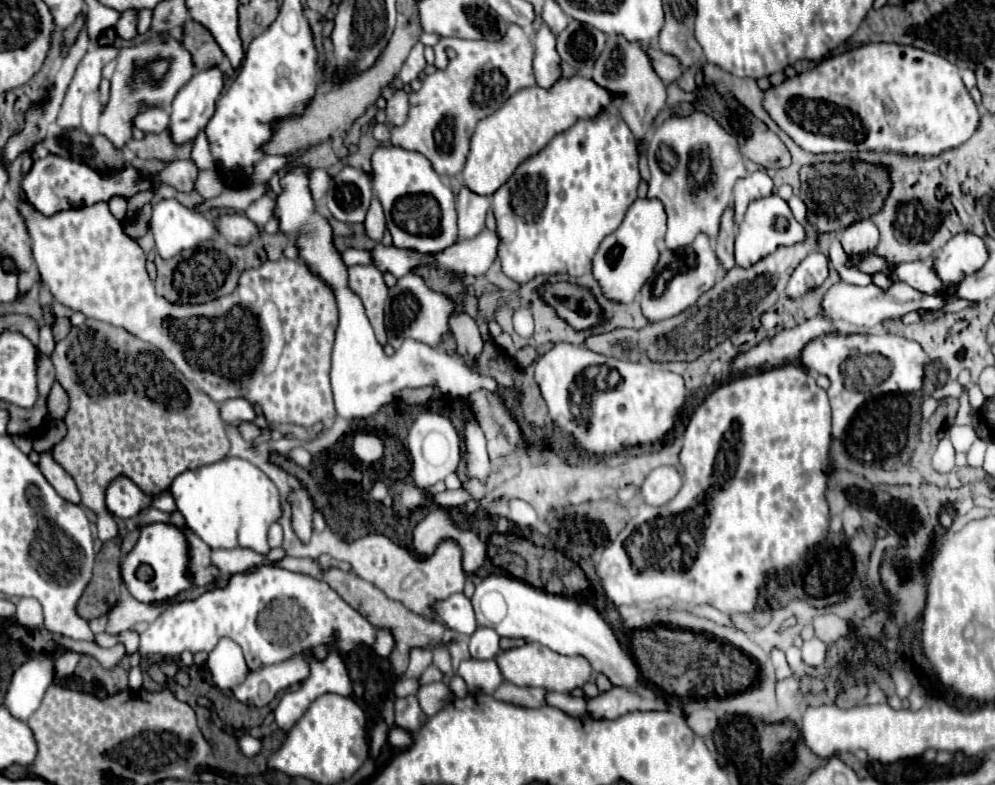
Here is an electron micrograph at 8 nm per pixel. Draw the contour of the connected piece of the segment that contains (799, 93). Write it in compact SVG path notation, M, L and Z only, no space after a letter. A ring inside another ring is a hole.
M869 43L869 45L863 45L863 47L857 47L857 49L851 49L851 51L845 51L841 55L835 55L835 57L829 57L825 61L821 61L815 69L811 71L805 71L793 79L787 79L783 85L777 85L769 91L765 91L765 99L763 99L763 105L765 105L765 111L771 115L771 119L805 151L809 153L853 153L853 151L873 151L873 153L887 153L887 151L893 151L897 155L903 155L903 157L935 157L939 155L941 151L947 151L947 149L953 149L953 147L959 147L961 143L965 143L973 133L975 129L979 127L979 111L969 95L969 91L965 89L963 81L961 81L961 75L959 75L959 67L949 63L947 59L943 59L941 55L935 55L935 53L927 53L923 49L917 49L917 47L909 47L909 45L897 45L897 43Z

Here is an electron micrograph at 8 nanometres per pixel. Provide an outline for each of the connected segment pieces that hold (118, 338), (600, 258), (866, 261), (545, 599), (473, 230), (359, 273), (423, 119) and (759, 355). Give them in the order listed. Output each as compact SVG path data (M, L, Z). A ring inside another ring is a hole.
M89 319L81 327L73 327L69 335L57 343L51 361L55 365L57 381L69 393L69 413L65 415L67 435L53 447L51 455L77 483L81 503L97 515L101 541L109 541L117 535L115 519L105 509L105 489L115 477L125 475L147 495L155 497L167 491L179 473L221 461L229 453L231 445L225 433L225 423L219 417L219 405L197 387L191 387L189 391L187 379L159 349L147 345L147 341L137 339L125 329ZM131 363L135 365L133 377L131 369L127 369Z
M635 199L623 217L623 223L603 239L601 247L593 257L593 277L597 279L605 299L617 303L631 303L639 295L639 289L651 277L657 265L657 241L665 237L665 219L667 215L661 201Z
M861 257L861 259L855 259L853 261L855 263L855 267L859 269L859 271L863 271L863 273L879 273L879 271L883 271L885 267L887 267L887 263L881 259L881 257Z
M496 573L483 578L471 597L475 619L479 627L491 627L499 637L537 641L561 655L585 657L595 673L605 675L611 685L625 687L629 691L641 687L639 669L625 643L621 643L613 627L605 617L589 603L581 603L575 597L553 595L537 589L521 579Z
M465 187L461 189L461 193L457 195L459 239L471 239L485 229L487 207L489 207L489 197L475 195Z
M353 265L347 267L347 275L349 275L349 285L351 291L355 291L355 295L363 301L365 305L365 313L375 329L375 337L381 345L387 343L387 335L385 335L385 299L387 299L387 285L383 281L383 273L377 267L371 265Z
M511 25L501 41L443 39L441 45L455 51L455 55L449 59L447 69L425 75L421 89L409 93L407 121L399 127L391 127L385 111L381 111L375 121L389 127L389 141L393 145L423 153L441 177L455 177L463 171L469 153L469 139L479 117L483 119L497 111L513 93L535 87L535 75L531 69L533 45L527 33L517 25Z
M819 313L803 325L785 329L773 339L759 343L751 351L741 353L735 359L735 369L747 373L749 369L763 369L765 365L767 369L773 369L787 361L795 361L799 359L799 353L803 351L803 345L807 345L807 341L813 341L815 337L823 337L827 333L835 333L835 327L831 321L827 321L827 317L823 317L823 313Z

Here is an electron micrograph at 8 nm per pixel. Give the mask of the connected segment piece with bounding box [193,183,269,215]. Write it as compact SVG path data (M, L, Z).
M257 183L247 189L225 189L221 195L197 203L193 211L197 211L199 215L209 213L211 209L225 209L225 207L235 211L245 211L253 201L263 197L267 191L269 191L269 183Z

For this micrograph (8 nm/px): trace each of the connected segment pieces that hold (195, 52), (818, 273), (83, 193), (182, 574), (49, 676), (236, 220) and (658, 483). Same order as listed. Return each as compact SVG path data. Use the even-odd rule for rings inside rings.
M187 19L183 25L183 47L191 53L193 65L199 71L217 67L225 59L223 51L219 49L211 33L193 19Z
M809 253L791 273L791 279L787 283L787 297L797 299L805 295L811 289L817 289L823 285L823 281L829 275L829 261L823 253Z
M47 155L45 159L35 159L31 171L23 177L21 187L27 193L29 203L41 215L49 217L49 215L55 215L55 213L71 209L71 207L85 207L85 205L93 205L97 201L109 201L113 195L121 195L121 197L129 199L137 191L151 187L151 181L143 179L139 169L135 169L135 167L127 167L119 173L113 173L107 179L99 171L95 171L83 163L77 163L73 159L65 159L59 155Z
M153 523L141 529L141 535L135 543L135 547L127 553L127 557L121 561L121 579L127 585L129 593L143 603L153 603L153 601L163 601L167 597L175 597L179 591L185 591L191 587L189 573L187 573L187 541L183 533L165 523ZM141 563L147 563L153 567L153 579L151 581L137 581L135 571Z
M45 653L33 655L27 663L23 663L9 683L5 695L5 707L13 717L27 721L31 713L37 711L45 691L53 681L53 659Z
M237 213L223 215L217 227L219 227L219 233L233 245L247 245L251 239L255 239L261 233L261 229L251 219Z
M657 467L647 475L641 487L641 497L647 505L661 507L677 495L681 485L683 479L675 467Z

